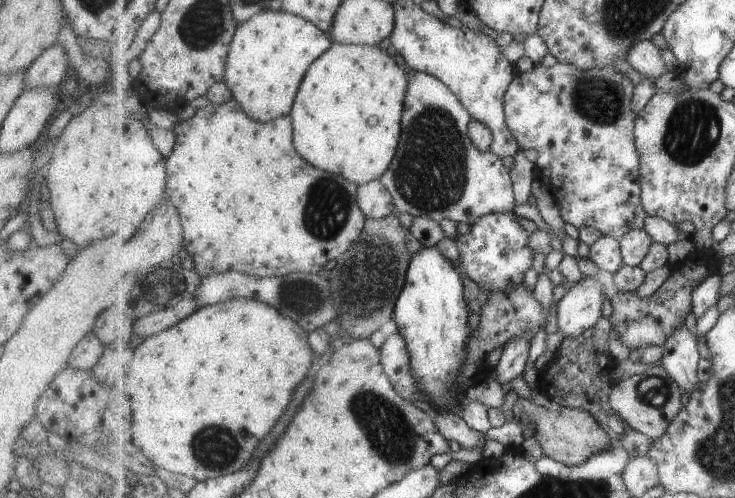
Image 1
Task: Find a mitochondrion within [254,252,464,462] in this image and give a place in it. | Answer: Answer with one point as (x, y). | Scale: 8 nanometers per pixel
(310, 306)

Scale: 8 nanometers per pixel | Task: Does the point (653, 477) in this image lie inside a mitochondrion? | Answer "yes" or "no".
no

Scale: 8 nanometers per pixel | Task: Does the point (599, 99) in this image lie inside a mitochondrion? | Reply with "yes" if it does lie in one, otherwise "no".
yes

